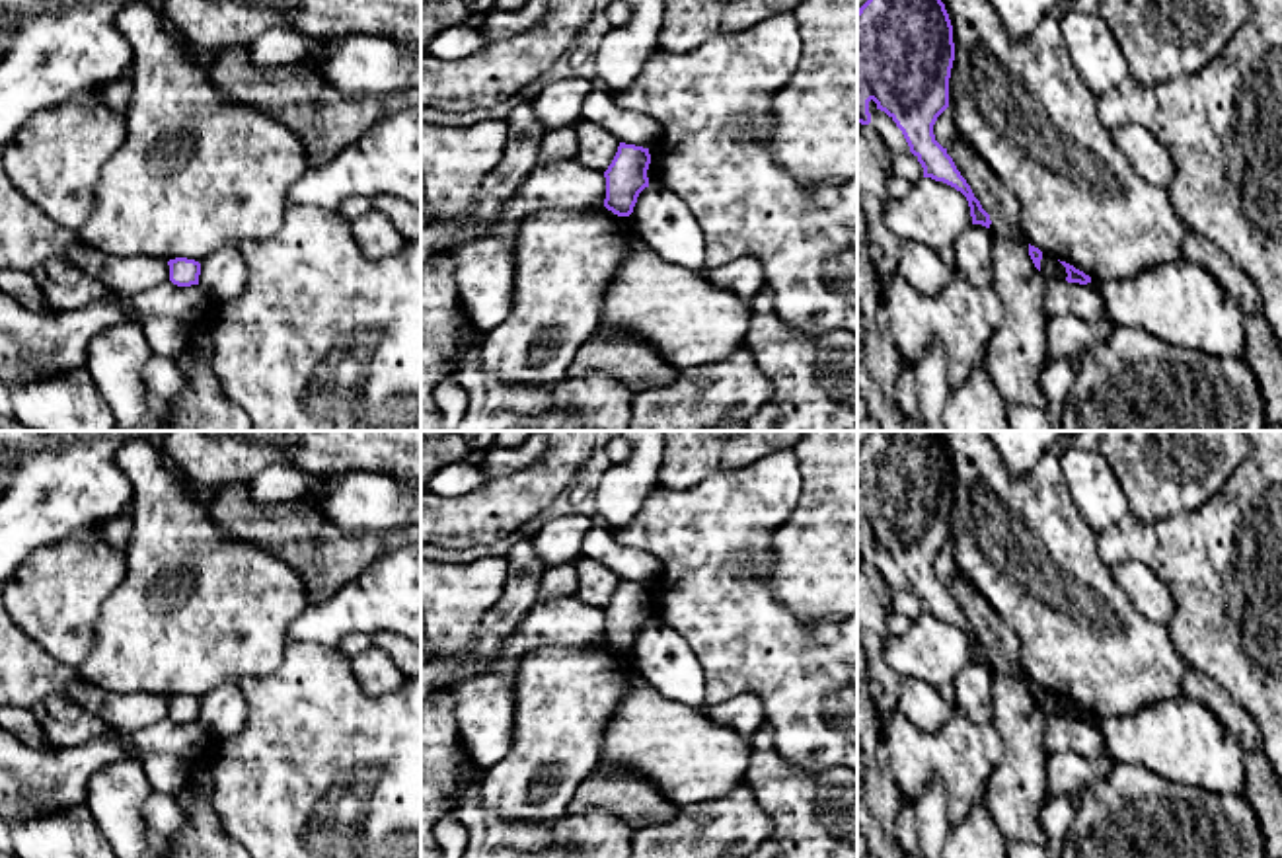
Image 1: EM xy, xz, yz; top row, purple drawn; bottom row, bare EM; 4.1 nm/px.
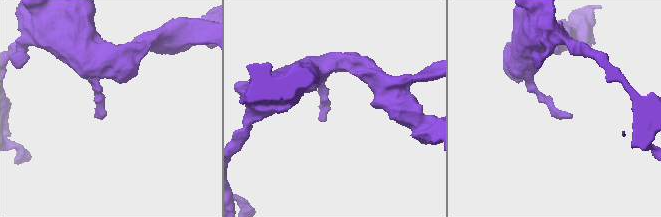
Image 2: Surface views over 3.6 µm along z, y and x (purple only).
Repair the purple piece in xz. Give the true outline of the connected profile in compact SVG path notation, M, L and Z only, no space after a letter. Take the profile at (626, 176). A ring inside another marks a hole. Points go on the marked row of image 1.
M620 142L618 152L604 172L604 207L618 216L629 216L639 193L649 187L647 170L651 164L649 148Z

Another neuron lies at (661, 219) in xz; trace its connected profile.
M645 187L633 207L633 230L666 263L692 271L703 267L701 228L674 191Z

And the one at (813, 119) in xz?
M803 0L795 10L801 60L793 76L772 98L768 148L773 160L803 185L842 181L857 176L857 0Z

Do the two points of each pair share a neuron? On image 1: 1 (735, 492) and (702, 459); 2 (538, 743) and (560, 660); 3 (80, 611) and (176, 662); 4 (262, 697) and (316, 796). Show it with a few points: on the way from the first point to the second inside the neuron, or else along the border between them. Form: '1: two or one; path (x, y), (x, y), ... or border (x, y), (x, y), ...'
1: two; border (758, 457), (745, 465), (712, 472), (677, 492)
2: one; path (560, 722), (560, 681)
3: two; border (113, 591), (102, 605), (94, 646), (78, 662)
4: one; path (287, 722), (316, 751), (316, 771)

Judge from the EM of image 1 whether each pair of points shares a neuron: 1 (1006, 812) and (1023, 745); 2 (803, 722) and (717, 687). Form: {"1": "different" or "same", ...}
{"1": "same", "2": "same"}

